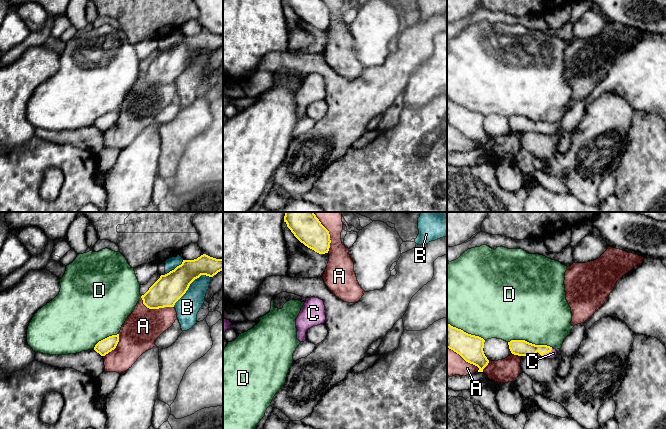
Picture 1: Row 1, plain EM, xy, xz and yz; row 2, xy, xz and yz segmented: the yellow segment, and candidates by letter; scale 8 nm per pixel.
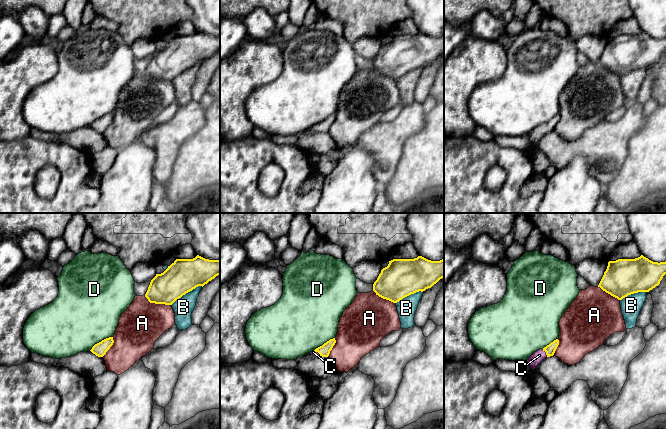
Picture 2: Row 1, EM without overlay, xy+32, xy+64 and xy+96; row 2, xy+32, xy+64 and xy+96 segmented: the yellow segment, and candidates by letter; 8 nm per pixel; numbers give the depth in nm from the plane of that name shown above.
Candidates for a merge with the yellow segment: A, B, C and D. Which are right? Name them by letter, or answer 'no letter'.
C

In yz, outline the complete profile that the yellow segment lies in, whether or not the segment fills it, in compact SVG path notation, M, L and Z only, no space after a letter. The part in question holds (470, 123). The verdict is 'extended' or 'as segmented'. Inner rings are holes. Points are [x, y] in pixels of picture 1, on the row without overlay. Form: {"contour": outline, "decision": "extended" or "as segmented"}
{"contour": "M447 99L447 124L459 130L466 138L479 144L478 148L488 141L489 136L484 130L485 116L471 111Z", "decision": "as segmented"}

